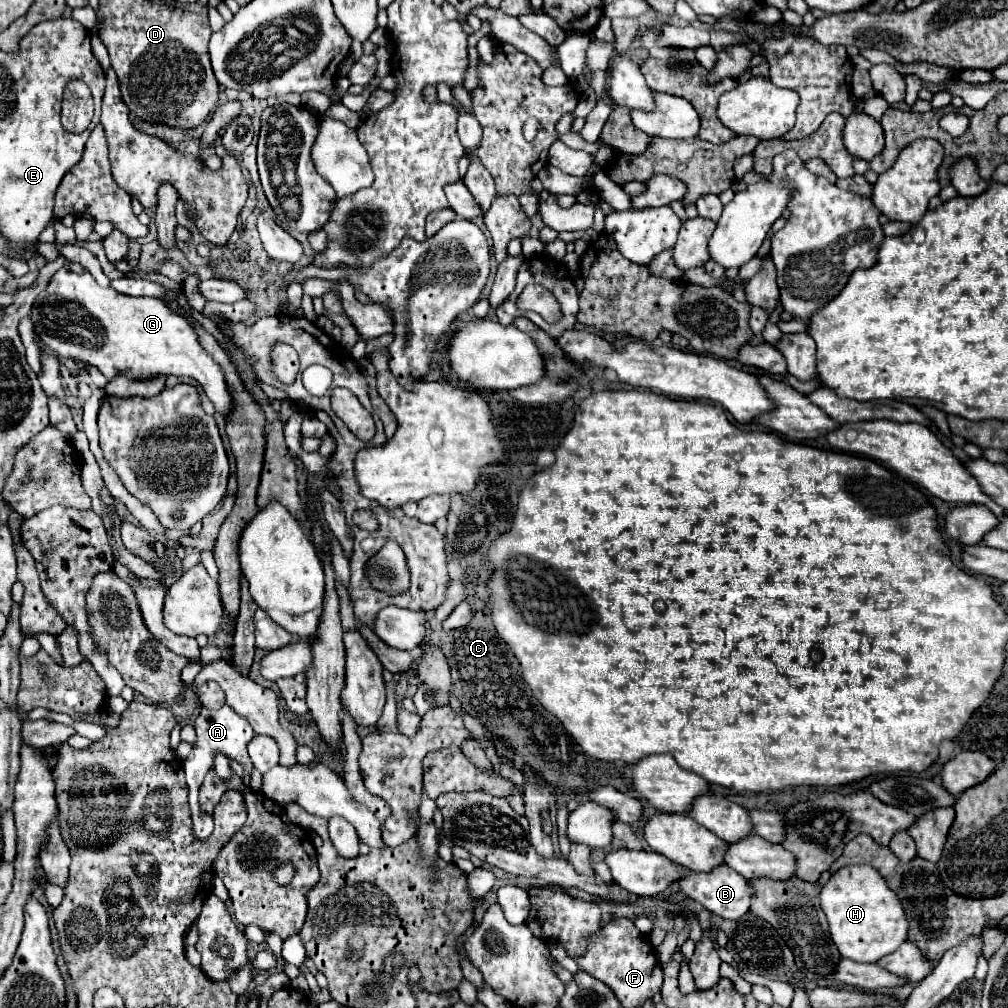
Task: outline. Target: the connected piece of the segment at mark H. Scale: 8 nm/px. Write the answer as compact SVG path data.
M847 865L839 869L821 891L821 909L827 915L831 939L841 957L861 963L877 963L907 941L909 923L899 897L871 865Z

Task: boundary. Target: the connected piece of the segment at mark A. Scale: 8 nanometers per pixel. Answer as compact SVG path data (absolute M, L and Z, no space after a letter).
M223 705L219 711L211 711L211 709L201 707L199 715L193 719L193 727L195 727L195 733L197 733L197 740L193 743L193 751L183 761L183 767L185 767L185 775L187 775L187 787L189 787L189 805L191 805L191 811L193 811L193 831L195 831L197 838L203 840L208 838L211 831L214 830L214 820L212 813L203 812L200 807L199 787L203 785L205 775L215 767L213 759L219 753L223 753L231 761L237 761L245 769L247 777L251 777L251 771L253 771L251 765L253 763L247 755L247 744L253 738L254 731L244 717L233 711L233 707L227 707L227 705Z

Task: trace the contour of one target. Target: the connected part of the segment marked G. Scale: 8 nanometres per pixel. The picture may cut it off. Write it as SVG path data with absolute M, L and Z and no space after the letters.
M65 261L47 289L35 299L31 321L43 345L57 357L83 359L95 365L107 381L123 373L137 381L169 375L191 377L203 387L217 413L229 417L233 411L233 397L221 365L201 347L187 319L173 313L161 299L129 297L111 287L103 289L79 263Z

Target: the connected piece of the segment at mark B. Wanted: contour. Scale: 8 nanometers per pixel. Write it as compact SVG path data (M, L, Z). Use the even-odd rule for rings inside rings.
M727 865L717 867L711 873L687 871L685 877L679 881L679 887L687 897L701 903L713 915L719 915L723 919L739 919L739 917L743 917L751 909L751 895L755 895L755 891L751 891L751 883L745 881L737 871L733 871Z

